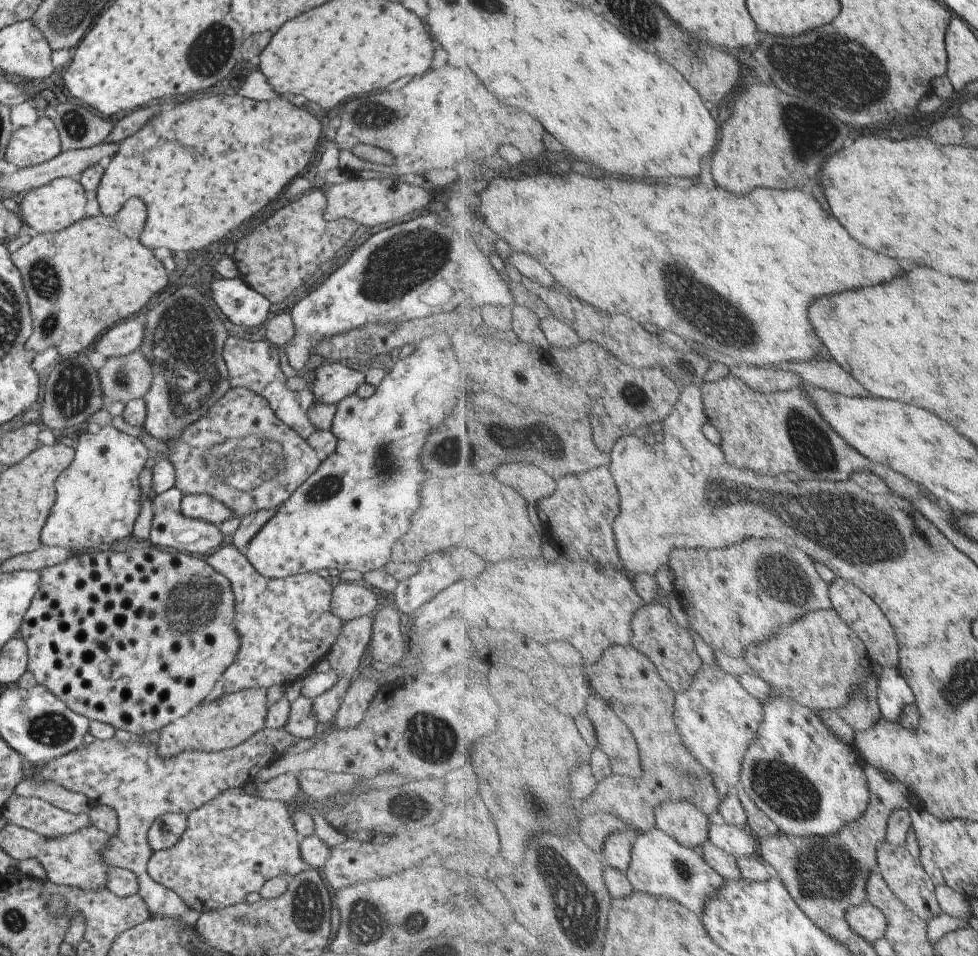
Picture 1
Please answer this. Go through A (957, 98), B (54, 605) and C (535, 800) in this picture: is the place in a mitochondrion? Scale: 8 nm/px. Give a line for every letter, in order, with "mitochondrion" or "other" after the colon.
A: other
B: other
C: mitochondrion

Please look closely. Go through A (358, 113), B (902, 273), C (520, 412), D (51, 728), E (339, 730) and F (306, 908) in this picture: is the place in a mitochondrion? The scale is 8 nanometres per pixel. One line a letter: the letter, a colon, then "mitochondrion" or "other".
A: mitochondrion
B: other
C: other
D: mitochondrion
E: other
F: mitochondrion

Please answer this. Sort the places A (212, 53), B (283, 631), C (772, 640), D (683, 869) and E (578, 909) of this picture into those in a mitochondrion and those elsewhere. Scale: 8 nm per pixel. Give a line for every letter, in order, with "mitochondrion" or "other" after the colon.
A: mitochondrion
B: mitochondrion
C: other
D: mitochondrion
E: mitochondrion

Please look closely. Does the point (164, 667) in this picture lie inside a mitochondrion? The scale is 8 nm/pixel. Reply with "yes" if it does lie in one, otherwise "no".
no

